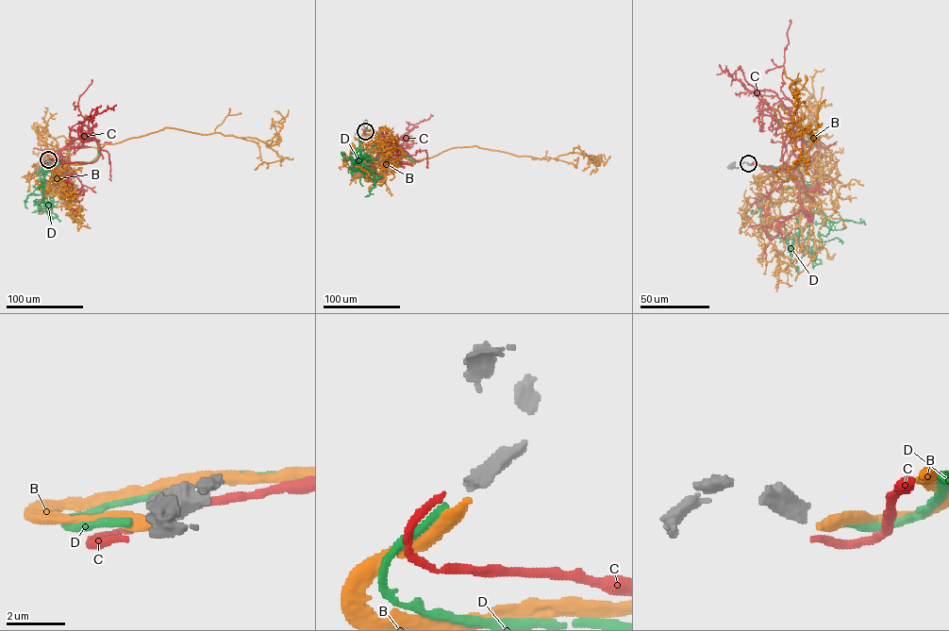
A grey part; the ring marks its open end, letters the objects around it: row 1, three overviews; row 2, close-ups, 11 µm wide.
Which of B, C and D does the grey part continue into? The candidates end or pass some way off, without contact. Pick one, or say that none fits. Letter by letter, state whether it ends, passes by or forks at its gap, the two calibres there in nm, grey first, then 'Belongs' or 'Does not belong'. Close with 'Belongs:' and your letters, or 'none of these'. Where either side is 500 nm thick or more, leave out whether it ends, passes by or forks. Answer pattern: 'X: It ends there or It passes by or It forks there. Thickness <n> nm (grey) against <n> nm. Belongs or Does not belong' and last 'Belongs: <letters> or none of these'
B: Thickness 550 nm (grey) against 380 nm. Does not belong
C: Thickness 550 nm (grey) against 240 nm. Does not belong
D: Thickness 550 nm (grey) against 260 nm. Belongs
Belongs: D

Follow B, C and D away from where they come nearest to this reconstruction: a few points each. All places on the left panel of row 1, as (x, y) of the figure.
B: (48, 160), (89, 163), (101, 144), (169, 127), (257, 138), (280, 158), (262, 161), (255, 170)
C: (47, 160), (92, 162), (100, 155), (101, 148), (89, 130), (89, 120), (78, 108), (79, 96), (91, 79)
D: (47, 160), (60, 161), (45, 172), (42, 185), (44, 206), (49, 214), (58, 216), (56, 214)

